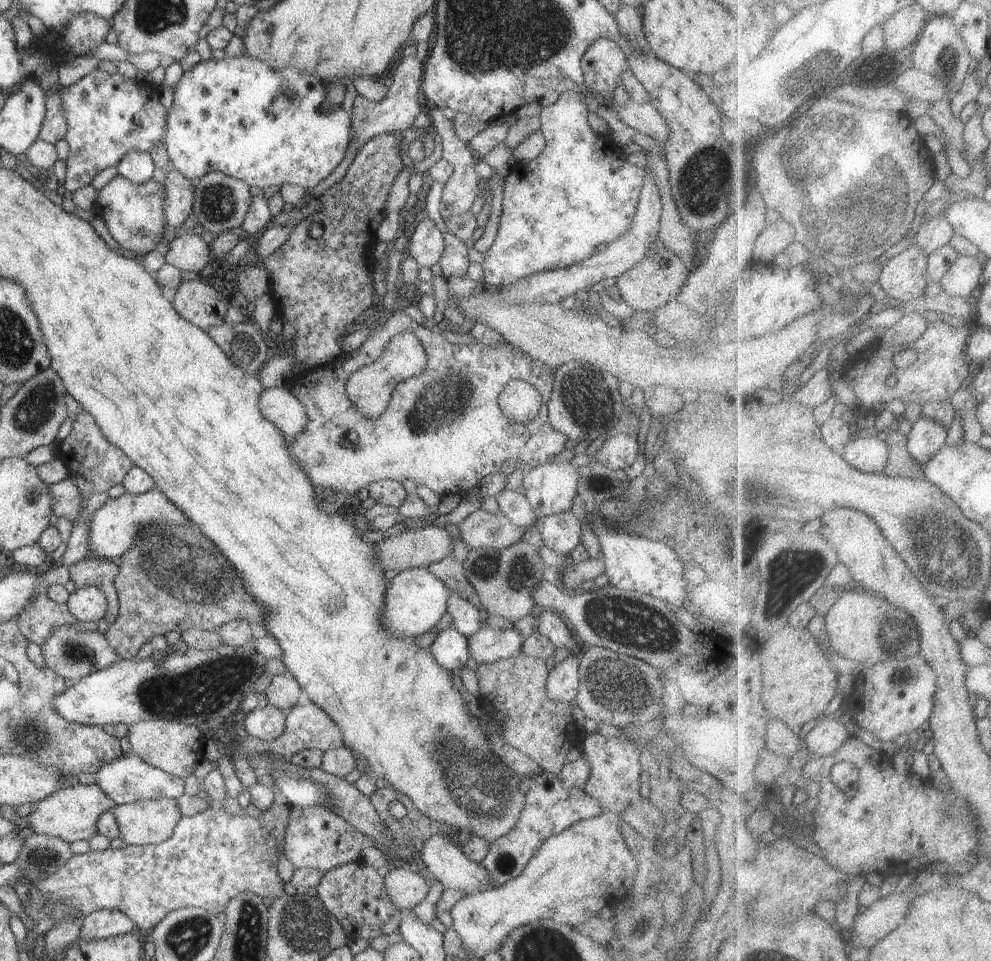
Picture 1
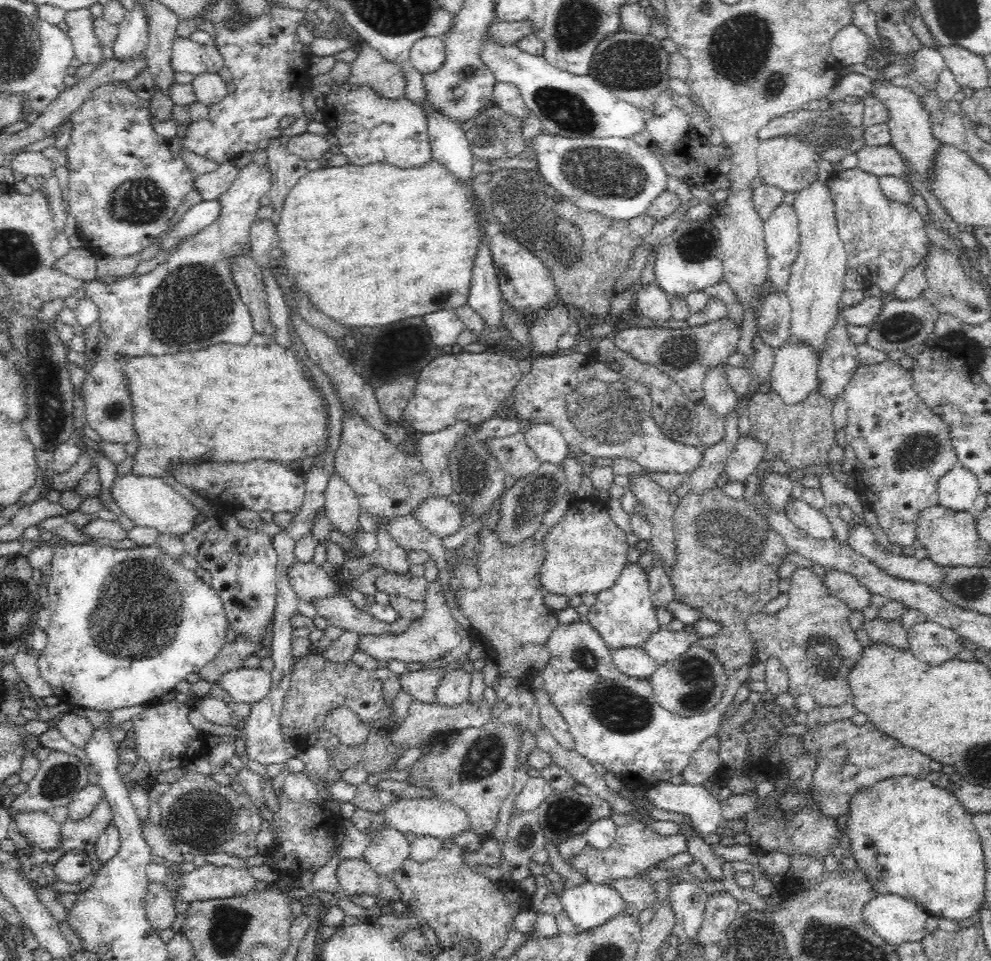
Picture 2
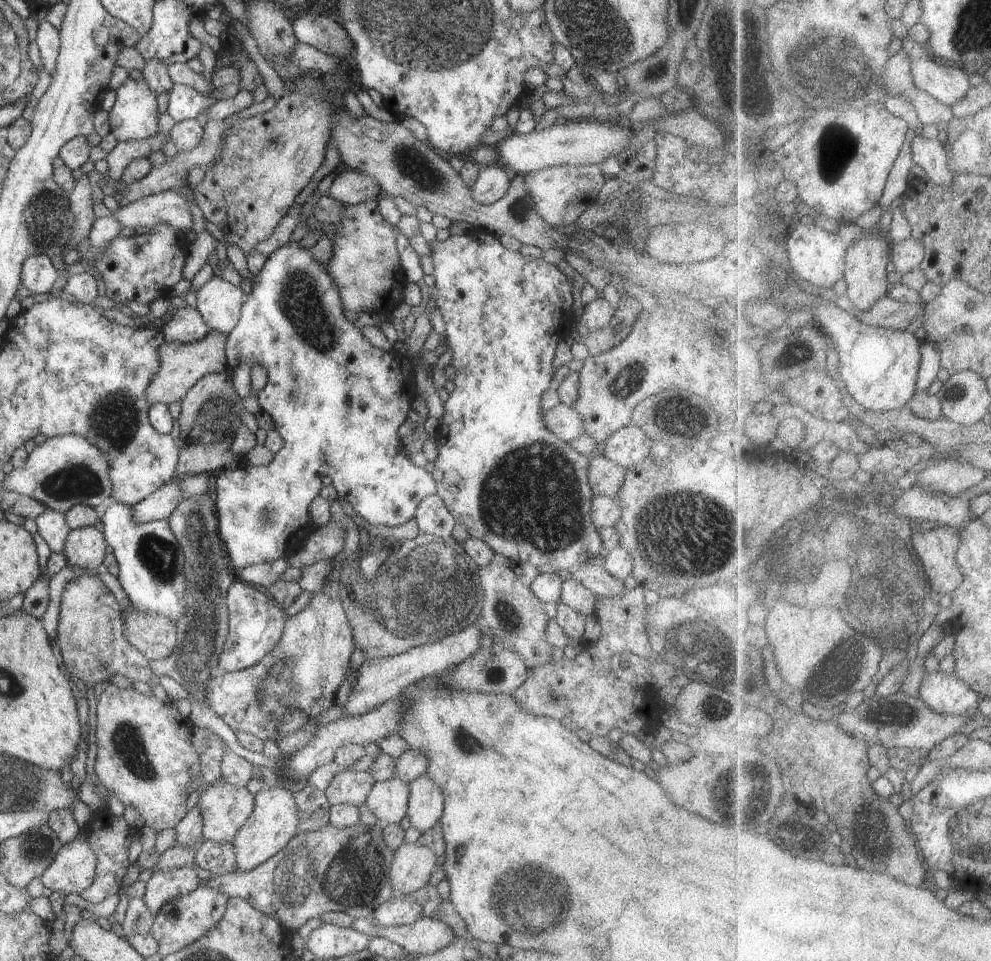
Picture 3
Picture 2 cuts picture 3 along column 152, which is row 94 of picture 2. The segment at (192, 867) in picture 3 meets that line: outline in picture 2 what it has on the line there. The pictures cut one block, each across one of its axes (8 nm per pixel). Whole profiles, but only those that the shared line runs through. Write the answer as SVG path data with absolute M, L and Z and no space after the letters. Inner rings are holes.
M878 79L872 82L872 91L874 97L888 109L889 119L887 120L891 132L890 145L894 146L898 152L910 162L911 166L920 174L922 181L929 190L929 182L927 176L931 171L933 158L936 149L942 144L932 134L932 122L930 122L930 113L923 107L923 102L919 96L895 86L892 81L880 81Z

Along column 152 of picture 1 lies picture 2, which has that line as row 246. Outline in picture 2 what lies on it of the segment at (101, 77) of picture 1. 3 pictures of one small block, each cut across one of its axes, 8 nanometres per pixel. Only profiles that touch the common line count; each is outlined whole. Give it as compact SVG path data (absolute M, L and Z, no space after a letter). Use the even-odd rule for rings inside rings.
M114 82L113 84L98 86L97 90L92 92L90 98L82 103L78 110L68 116L68 119L72 122L71 137L65 147L65 152L67 152L66 168L69 169L69 192L67 196L70 206L69 212L77 218L78 227L80 227L80 232L83 234L82 244L84 248L89 249L96 256L132 256L146 249L160 233L166 230L168 221L172 220L177 206L181 205L188 192L195 186L195 175L187 169L183 158L168 149L164 137L158 138L156 136L156 132L152 129L152 123L150 123L149 116L151 113L148 106L149 103L140 99L134 92L131 92L124 82Z

